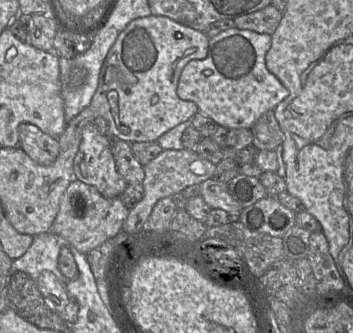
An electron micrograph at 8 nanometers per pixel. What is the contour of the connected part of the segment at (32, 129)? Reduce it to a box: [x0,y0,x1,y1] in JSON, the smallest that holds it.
[18,122,59,165]

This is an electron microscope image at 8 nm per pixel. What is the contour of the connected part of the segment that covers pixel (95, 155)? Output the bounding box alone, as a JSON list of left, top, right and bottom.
[73,122,128,198]

